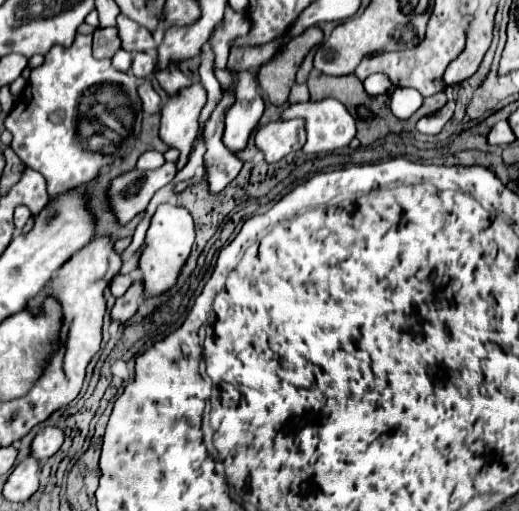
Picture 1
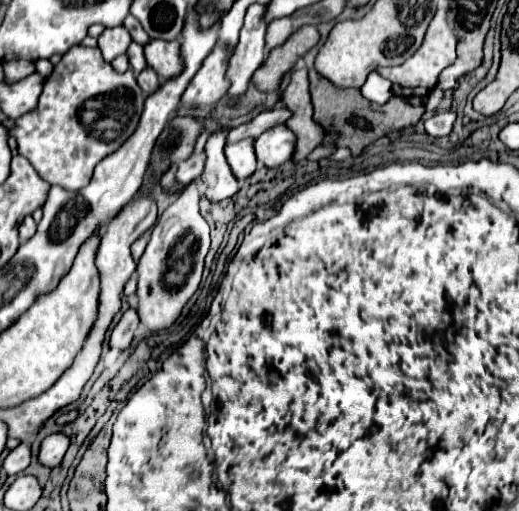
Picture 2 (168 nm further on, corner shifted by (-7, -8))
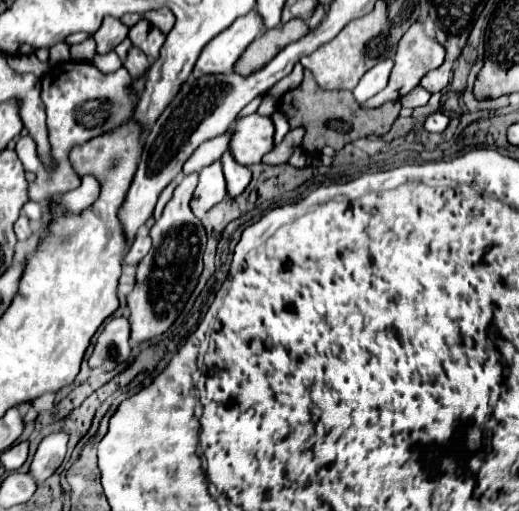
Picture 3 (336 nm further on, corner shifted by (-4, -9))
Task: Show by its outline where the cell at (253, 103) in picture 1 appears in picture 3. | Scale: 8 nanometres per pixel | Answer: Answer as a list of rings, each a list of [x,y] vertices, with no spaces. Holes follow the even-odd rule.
[[[229,151],[223,155],[221,165],[223,165],[225,181],[227,181],[227,197],[237,197],[237,195],[241,195],[241,193],[247,189],[249,181],[251,181],[251,171],[249,171],[249,167],[239,165],[239,163],[231,157]]]

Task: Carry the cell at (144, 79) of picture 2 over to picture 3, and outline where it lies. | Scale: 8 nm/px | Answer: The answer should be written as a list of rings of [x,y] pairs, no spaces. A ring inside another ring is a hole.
[[[131,47],[123,65],[131,73],[131,77],[137,79],[149,69],[149,59],[147,59],[147,55],[143,55],[143,51],[139,51],[137,47]]]

